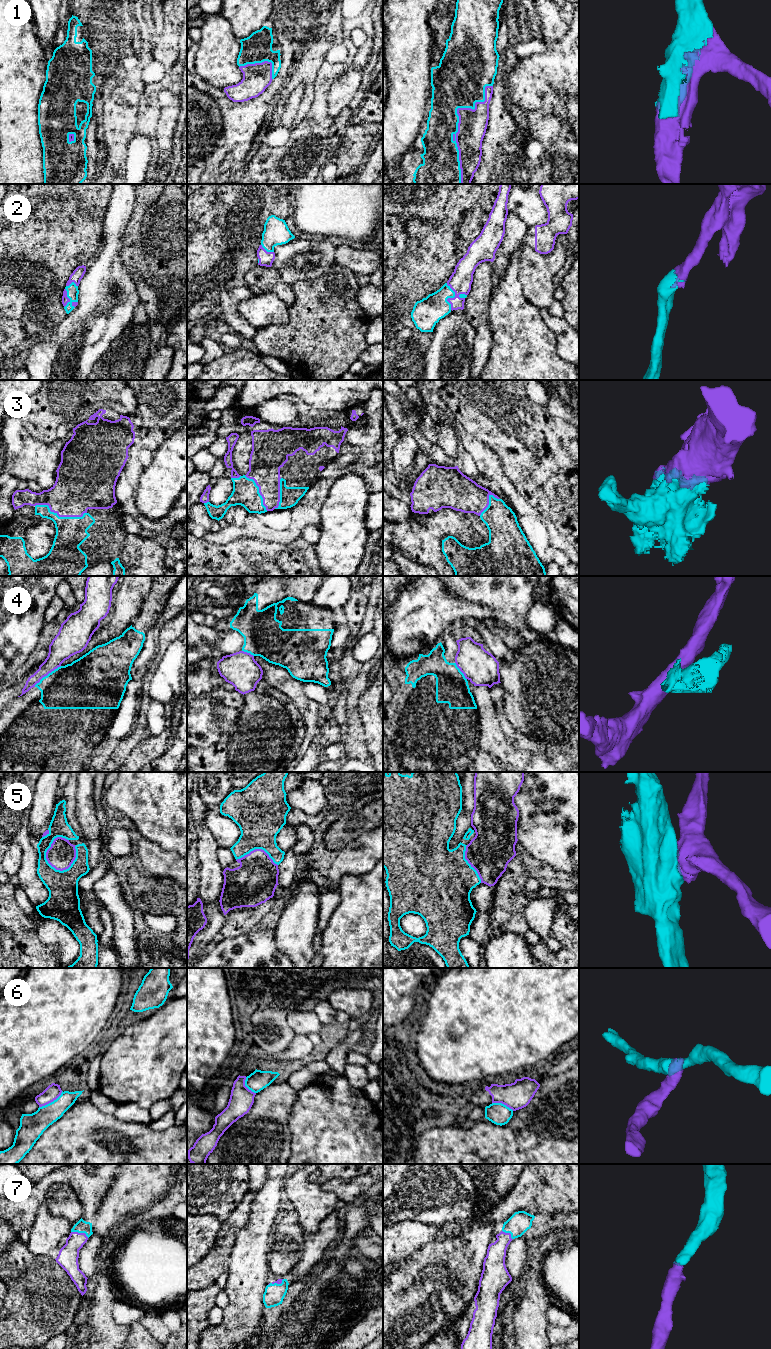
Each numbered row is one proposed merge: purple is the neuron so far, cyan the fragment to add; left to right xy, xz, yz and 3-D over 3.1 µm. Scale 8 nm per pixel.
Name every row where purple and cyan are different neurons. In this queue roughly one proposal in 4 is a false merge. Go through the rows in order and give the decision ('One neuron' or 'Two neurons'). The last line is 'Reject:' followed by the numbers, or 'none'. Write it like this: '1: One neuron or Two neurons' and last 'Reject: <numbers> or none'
1: One neuron
2: One neuron
3: One neuron
4: Two neurons
5: Two neurons
6: Two neurons
7: One neuron
Reject: 4, 5, 6

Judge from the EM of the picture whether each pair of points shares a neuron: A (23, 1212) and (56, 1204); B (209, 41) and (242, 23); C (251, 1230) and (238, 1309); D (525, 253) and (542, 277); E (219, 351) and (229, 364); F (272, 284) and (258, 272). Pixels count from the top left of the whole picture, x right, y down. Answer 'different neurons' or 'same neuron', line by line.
A: different neurons
B: different neurons
C: same neuron
D: same neuron
E: different neurons
F: same neuron

